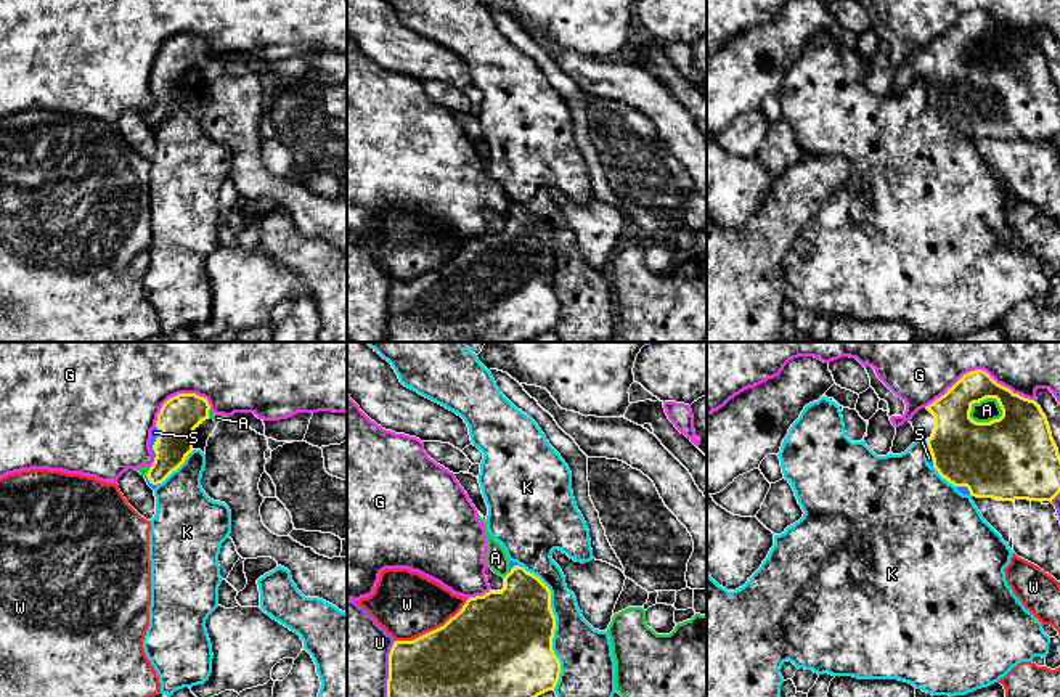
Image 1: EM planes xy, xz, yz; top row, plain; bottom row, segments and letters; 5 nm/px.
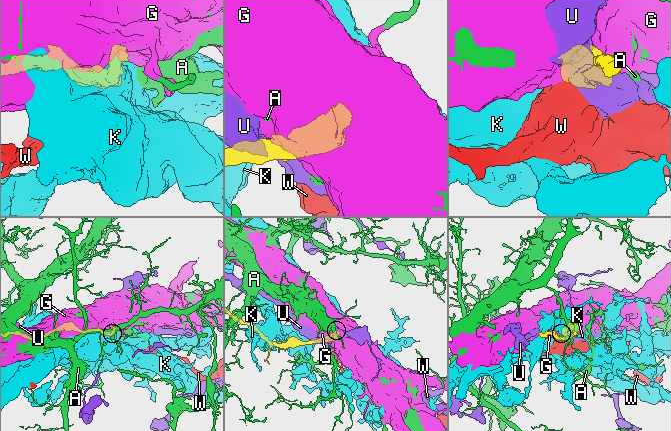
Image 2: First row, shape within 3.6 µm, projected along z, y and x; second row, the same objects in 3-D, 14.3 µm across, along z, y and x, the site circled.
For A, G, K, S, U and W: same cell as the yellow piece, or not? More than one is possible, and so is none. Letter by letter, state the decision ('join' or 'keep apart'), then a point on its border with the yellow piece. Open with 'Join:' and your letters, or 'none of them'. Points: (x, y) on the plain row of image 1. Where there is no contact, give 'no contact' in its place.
Join: S
A: keep apart | yz (986, 63)
G: keep apart | yz (978, 10)
K: keep apart | xz (554, 265)
S: join | xy (153, 85)
U: keep apart | xz (389, 312)
W: keep apart | xz (434, 270)

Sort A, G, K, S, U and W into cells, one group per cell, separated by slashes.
A G / K / S / U / W

